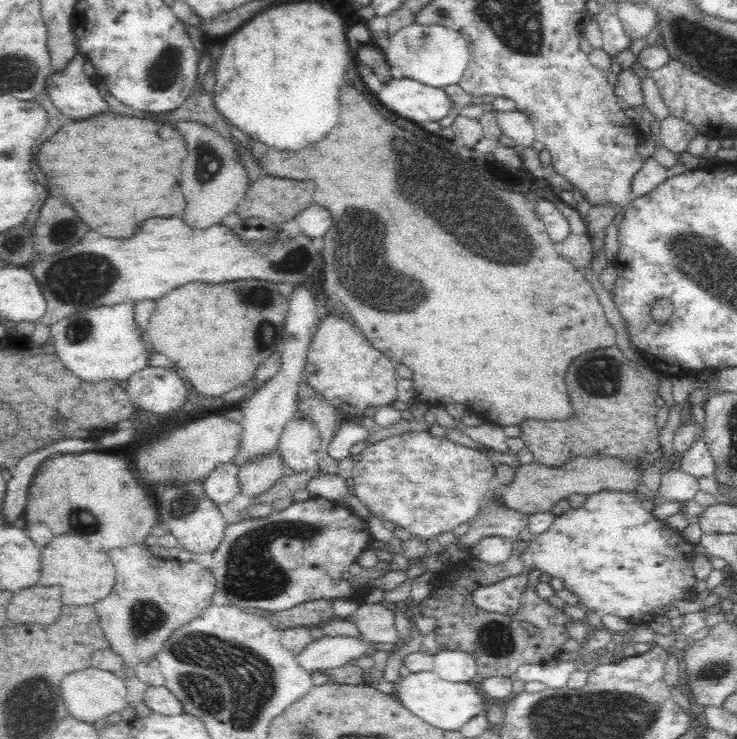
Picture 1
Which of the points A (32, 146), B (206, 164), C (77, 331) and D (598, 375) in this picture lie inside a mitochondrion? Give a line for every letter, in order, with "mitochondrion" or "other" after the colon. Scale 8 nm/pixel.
A: other
B: mitochondrion
C: mitochondrion
D: mitochondrion

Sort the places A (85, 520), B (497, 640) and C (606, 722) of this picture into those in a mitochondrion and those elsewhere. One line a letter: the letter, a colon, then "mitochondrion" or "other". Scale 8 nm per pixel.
A: mitochondrion
B: mitochondrion
C: mitochondrion

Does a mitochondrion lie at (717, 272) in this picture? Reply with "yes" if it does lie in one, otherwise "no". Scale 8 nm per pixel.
yes

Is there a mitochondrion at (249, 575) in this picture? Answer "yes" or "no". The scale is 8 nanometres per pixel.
yes

